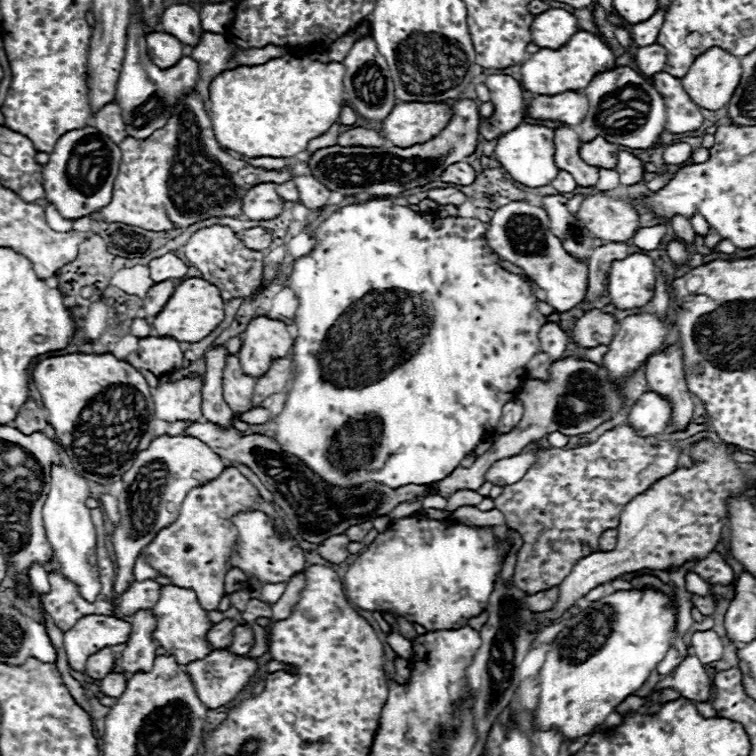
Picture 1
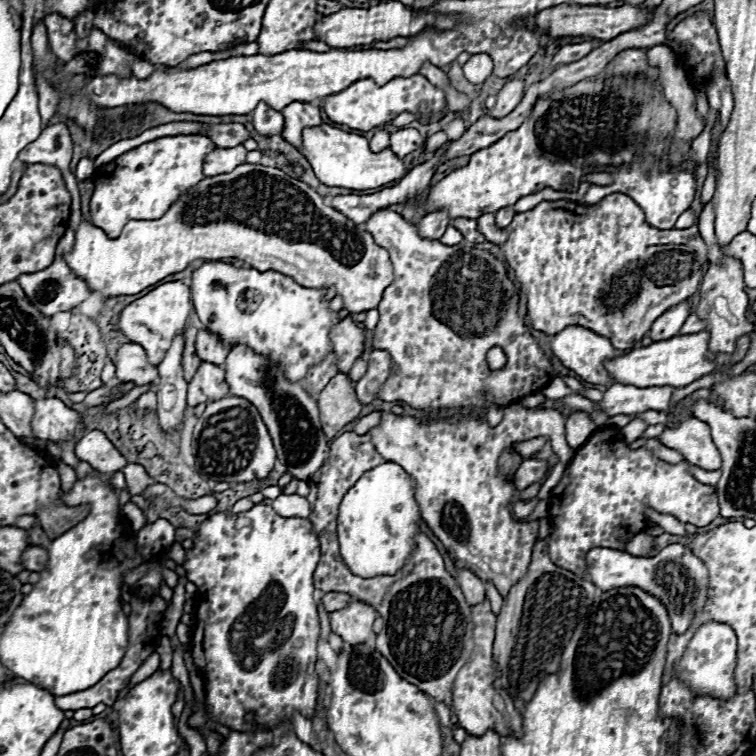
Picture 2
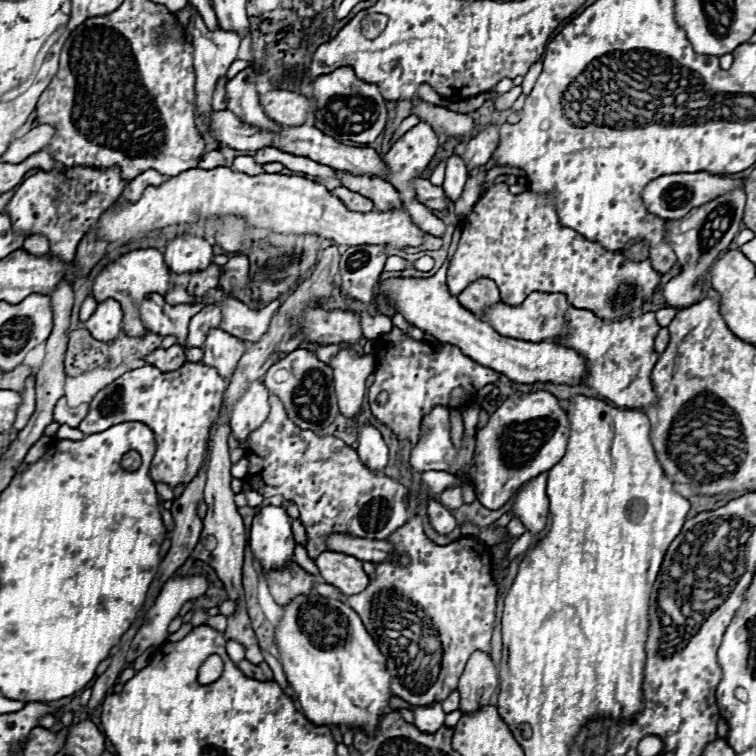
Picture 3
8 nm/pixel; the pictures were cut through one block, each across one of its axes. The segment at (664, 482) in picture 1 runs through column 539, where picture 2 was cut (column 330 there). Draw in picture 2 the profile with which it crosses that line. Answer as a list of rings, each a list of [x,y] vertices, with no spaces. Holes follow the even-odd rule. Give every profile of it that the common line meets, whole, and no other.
[[[364,602],[350,604],[344,610],[336,610],[330,614],[332,632],[338,634],[346,644],[364,644],[374,632],[372,622],[376,618],[376,610]]]

